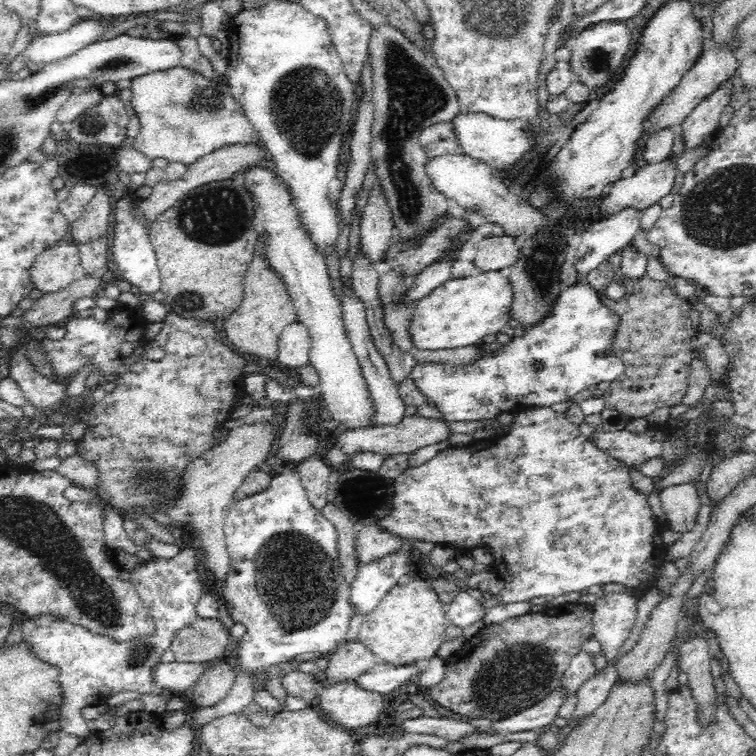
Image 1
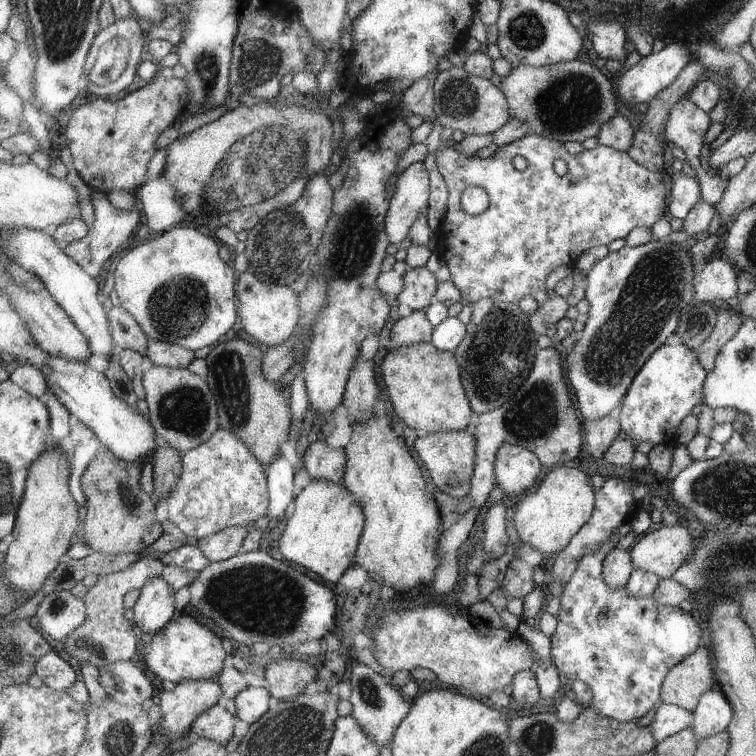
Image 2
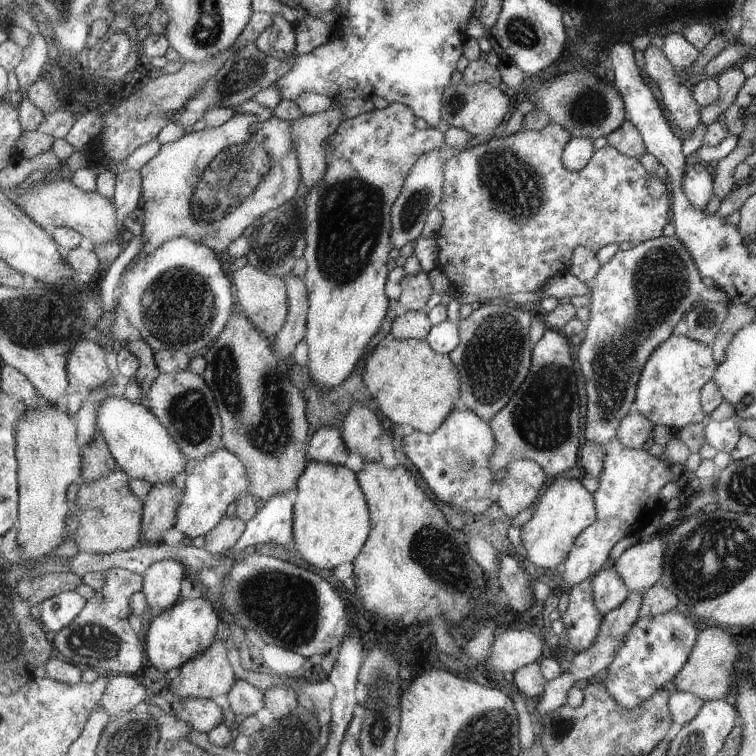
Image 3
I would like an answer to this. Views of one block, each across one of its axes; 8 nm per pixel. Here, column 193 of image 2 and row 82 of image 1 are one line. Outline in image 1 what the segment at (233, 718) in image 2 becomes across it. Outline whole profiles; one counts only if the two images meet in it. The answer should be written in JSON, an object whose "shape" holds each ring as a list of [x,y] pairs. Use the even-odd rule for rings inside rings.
{"shape":[[[732,80],[723,82],[718,90],[709,94],[708,98],[690,112],[684,118],[684,122],[681,122],[685,149],[699,150],[704,144],[704,140],[715,134],[720,114],[731,103],[733,84]]]}

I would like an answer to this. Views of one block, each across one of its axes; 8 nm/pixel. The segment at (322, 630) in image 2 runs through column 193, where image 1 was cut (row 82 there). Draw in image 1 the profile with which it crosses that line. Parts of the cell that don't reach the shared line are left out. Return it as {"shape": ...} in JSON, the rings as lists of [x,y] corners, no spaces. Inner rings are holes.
{"shape":[[[599,22],[583,30],[569,45],[566,55],[572,70],[579,76],[579,81],[587,87],[598,88],[615,76],[616,70],[624,62],[628,52],[631,32],[625,22]]]}

